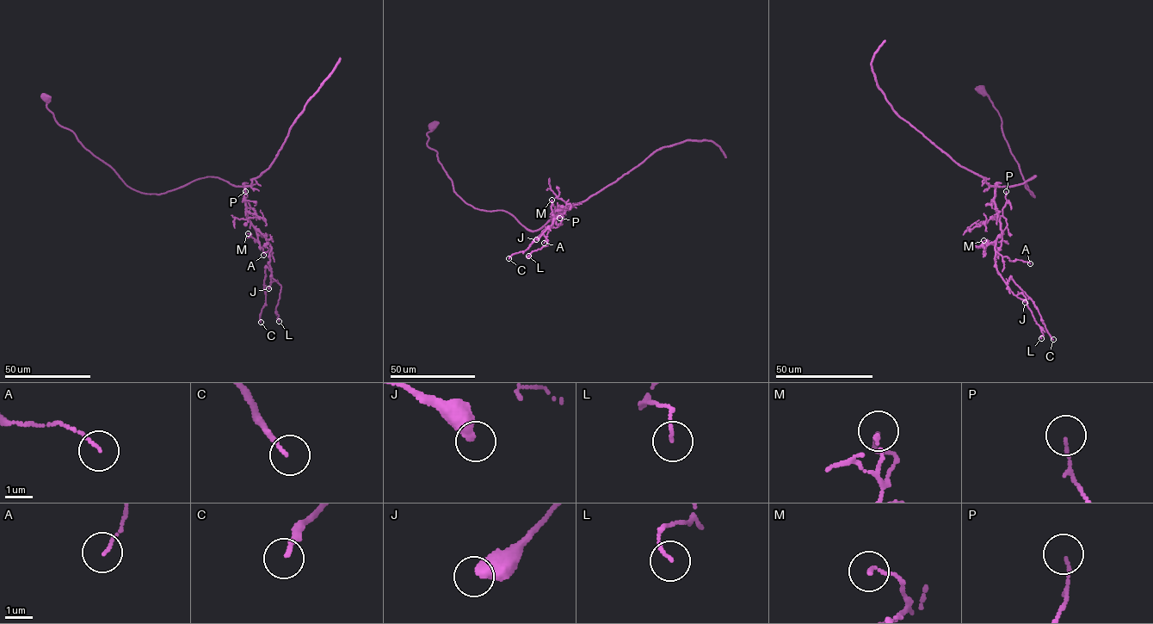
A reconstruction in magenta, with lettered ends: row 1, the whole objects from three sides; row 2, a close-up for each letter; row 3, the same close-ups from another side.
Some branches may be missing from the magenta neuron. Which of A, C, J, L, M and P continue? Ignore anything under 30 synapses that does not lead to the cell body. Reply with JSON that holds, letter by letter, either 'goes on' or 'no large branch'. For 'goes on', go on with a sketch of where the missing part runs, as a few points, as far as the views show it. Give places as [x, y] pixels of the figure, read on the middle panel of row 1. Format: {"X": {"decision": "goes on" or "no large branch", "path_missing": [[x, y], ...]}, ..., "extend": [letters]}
{"A": {"decision": "no large branch"}, "C": {"decision": "no large branch"}, "J": {"decision": "no large branch"}, "L": {"decision": "no large branch"}, "M": {"decision": "no large branch"}, "P": {"decision": "no large branch"}, "extend": []}

